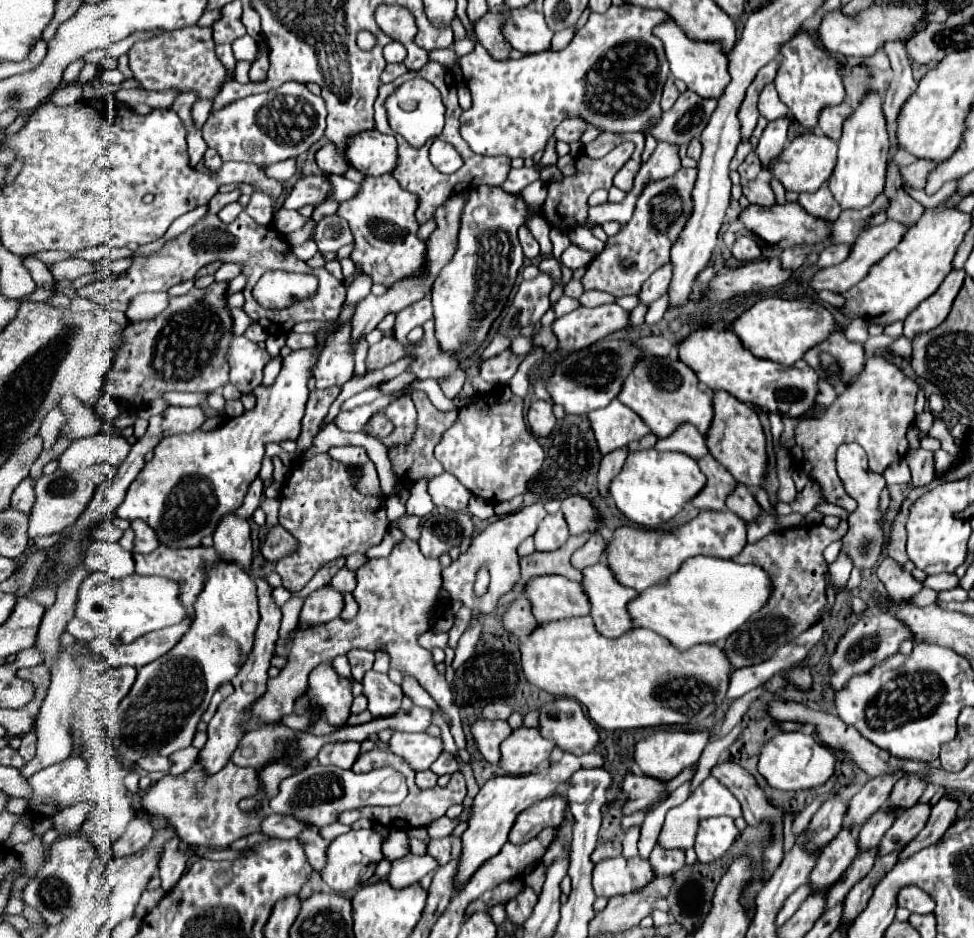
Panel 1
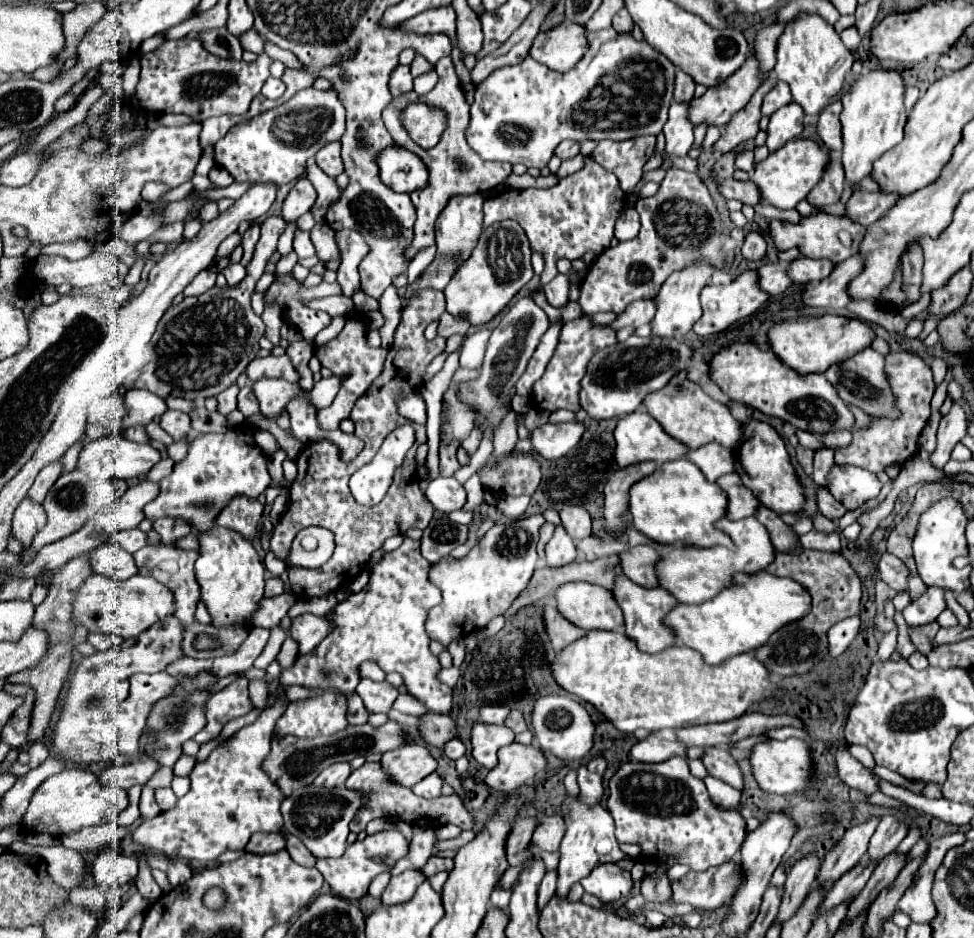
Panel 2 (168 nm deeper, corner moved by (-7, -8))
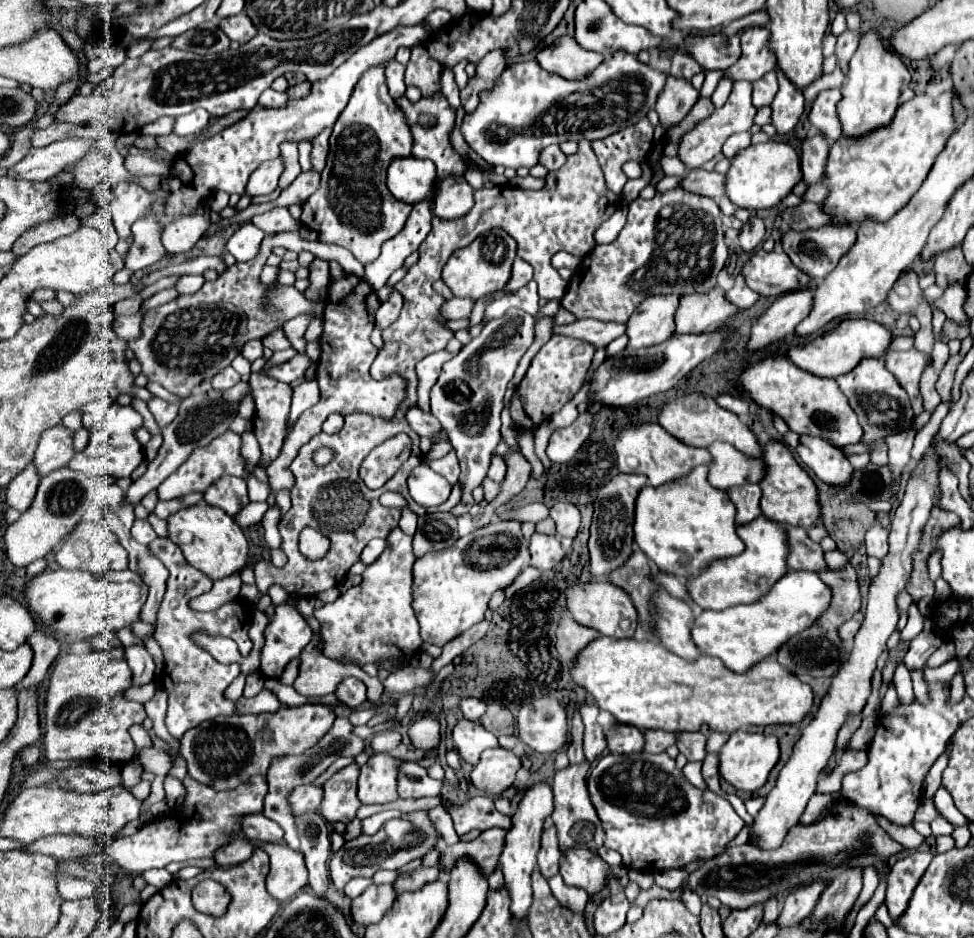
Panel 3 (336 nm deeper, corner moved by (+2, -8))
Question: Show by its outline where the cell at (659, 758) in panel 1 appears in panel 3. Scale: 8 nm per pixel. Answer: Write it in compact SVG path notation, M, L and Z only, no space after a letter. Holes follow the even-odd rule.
M619 725L617 729L607 731L607 749L611 751L633 755L633 753L641 753L643 747L645 747L645 735L637 727Z

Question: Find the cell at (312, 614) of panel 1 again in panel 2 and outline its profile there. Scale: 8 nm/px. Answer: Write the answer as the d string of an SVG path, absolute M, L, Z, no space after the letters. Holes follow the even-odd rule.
M306 613L292 619L290 633L294 633L294 641L298 643L298 655L304 655L318 647L318 643L330 633L330 623L324 617Z

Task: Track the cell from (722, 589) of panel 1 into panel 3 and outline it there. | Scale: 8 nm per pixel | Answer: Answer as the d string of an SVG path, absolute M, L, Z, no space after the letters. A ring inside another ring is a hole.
M789 571L755 603L737 605L725 611L703 611L691 623L693 643L699 647L701 655L717 657L725 663L727 669L741 673L747 671L753 663L773 655L777 647L807 627L811 627L829 605L831 591L825 583L807 571Z

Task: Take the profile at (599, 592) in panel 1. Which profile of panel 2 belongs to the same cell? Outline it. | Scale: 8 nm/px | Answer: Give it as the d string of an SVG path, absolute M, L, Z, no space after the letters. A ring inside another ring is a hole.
M618 577L616 579L616 587L612 589L616 601L620 603L622 611L624 611L624 619L626 619L626 635L630 639L634 639L638 643L640 651L646 653L658 653L664 651L666 647L676 645L674 639L674 631L670 631L670 627L664 625L664 617L678 605L678 599L674 599L674 595L670 595L666 589L656 587L656 589L646 589L640 585L634 585L630 579L626 577Z

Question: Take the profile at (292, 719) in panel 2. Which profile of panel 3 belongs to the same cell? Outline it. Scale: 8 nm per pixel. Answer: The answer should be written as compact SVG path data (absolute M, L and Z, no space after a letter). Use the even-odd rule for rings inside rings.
M325 705L281 707L275 713L231 715L205 721L181 739L181 753L189 767L189 777L217 789L237 787L249 775L265 775L271 759L279 755L299 755L313 747L333 727L335 711Z

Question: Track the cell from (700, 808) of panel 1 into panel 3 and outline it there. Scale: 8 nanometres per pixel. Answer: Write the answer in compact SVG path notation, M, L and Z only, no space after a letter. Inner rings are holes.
M687 763L687 765L683 767L683 775L685 775L687 781L689 781L691 785L695 785L697 789L701 789L701 791L707 789L707 783L705 783L705 779L703 779L703 775L701 775L701 763Z

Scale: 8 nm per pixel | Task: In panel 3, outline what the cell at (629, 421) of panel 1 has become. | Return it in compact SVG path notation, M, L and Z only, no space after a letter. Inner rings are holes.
M641 423L623 429L615 439L617 467L621 473L641 473L647 475L653 487L659 487L667 481L687 475L695 465L707 465L709 453L699 447L691 447L669 435L659 423Z

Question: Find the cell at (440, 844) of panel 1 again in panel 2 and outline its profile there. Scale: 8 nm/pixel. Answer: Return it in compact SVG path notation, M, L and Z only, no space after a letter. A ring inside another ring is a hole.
M430 857L428 859L428 863L426 863L426 867L422 867L422 875L428 879L428 877L432 877L432 875L436 875L438 871L452 871L452 867L454 867L454 861L452 859L442 859L442 857Z

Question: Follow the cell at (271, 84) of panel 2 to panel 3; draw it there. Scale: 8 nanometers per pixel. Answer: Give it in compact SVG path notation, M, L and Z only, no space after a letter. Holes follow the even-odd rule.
M271 87L265 89L259 97L259 105L261 107L283 107L287 103L287 93L279 93L279 91L273 91Z

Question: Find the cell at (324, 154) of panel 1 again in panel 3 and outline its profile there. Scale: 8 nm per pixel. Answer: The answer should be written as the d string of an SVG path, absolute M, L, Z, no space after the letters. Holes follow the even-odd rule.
M323 131L321 135L317 135L317 139L313 139L311 163L313 163L315 171L321 171L325 167L327 153L329 153L329 135L331 135L331 131Z

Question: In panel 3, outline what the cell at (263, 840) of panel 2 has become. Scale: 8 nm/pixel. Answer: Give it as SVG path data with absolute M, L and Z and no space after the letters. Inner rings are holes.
M237 839L237 841L221 847L221 851L217 851L217 855L213 855L213 859L219 867L231 867L231 865L247 861L253 853L253 847L255 845L249 839Z

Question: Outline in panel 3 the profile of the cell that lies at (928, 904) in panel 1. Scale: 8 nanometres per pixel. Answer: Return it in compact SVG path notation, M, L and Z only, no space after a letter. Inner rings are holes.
M915 851L903 859L899 859L889 875L887 875L887 897L885 897L885 905L889 909L889 915L893 921L897 921L905 909L909 907L909 901L913 897L913 891L921 879L921 875L925 873L925 869L929 867L933 855L931 853L923 853L923 851Z

